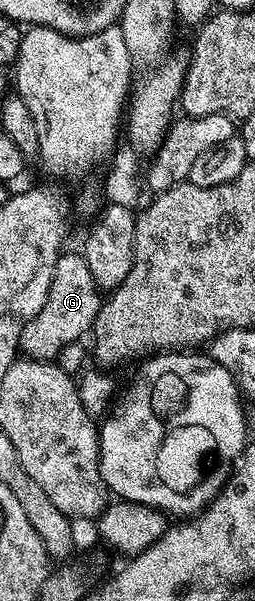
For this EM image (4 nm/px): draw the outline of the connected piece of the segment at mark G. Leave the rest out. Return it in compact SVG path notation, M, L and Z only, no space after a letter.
M61 252L42 311L24 324L20 336L23 356L31 357L34 361L55 362L64 348L81 340L85 336L83 333L91 330L102 304L102 290L97 287L86 259L79 252L68 252Z

